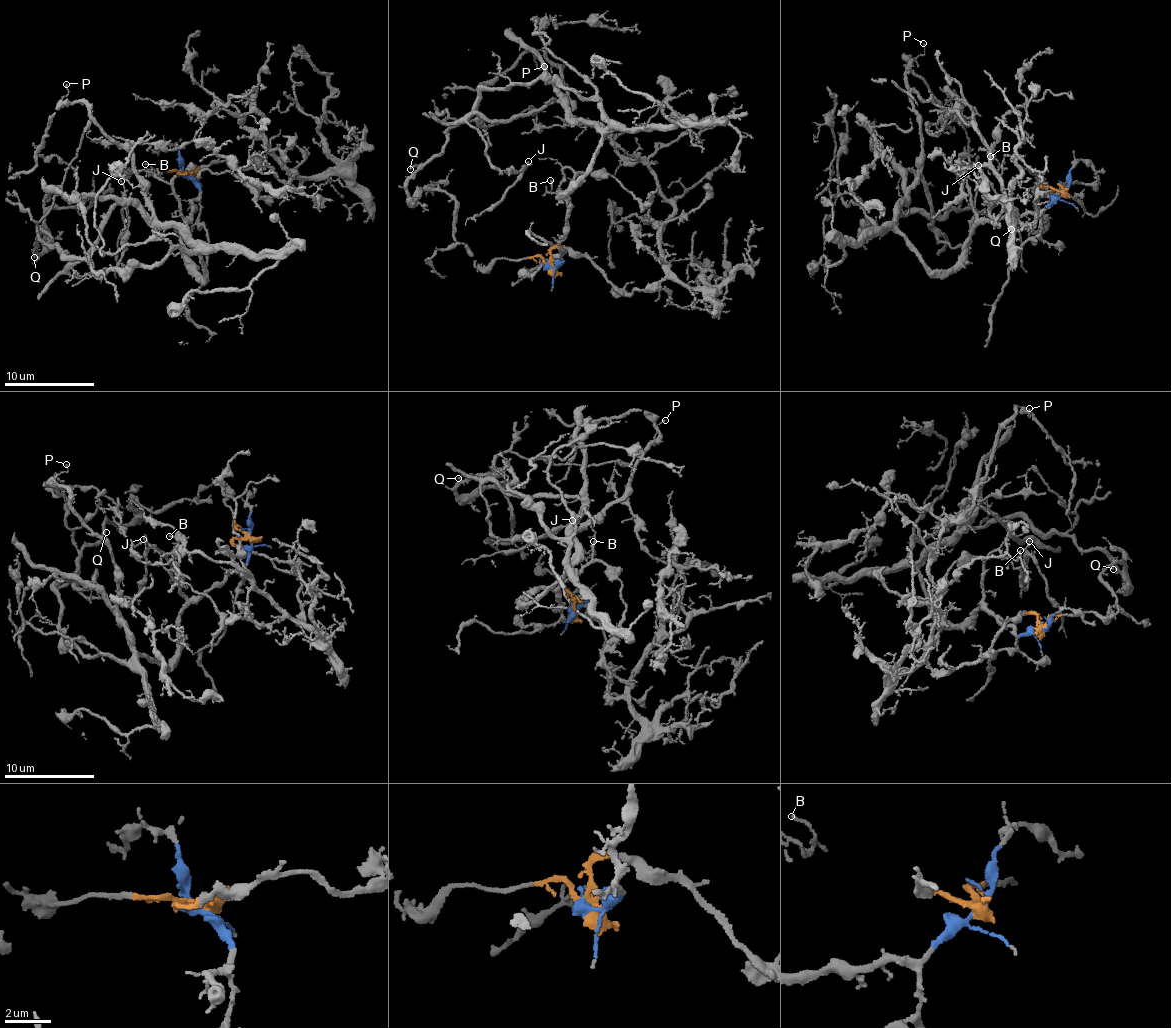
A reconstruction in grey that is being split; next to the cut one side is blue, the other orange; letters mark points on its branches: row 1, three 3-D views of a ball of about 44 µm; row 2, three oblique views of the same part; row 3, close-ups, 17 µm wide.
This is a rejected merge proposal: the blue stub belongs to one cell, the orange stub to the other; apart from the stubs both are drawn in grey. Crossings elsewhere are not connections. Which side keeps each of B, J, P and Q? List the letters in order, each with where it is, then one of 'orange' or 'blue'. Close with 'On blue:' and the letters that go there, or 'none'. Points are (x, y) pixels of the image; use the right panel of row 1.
B: at (990, 156); blue
J: at (978, 165); blue
P: at (923, 43); blue
Q: at (1011, 229); blue
On blue: B, J, P, Q

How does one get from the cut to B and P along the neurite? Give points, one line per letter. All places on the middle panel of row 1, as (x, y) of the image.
B: (549, 267), (560, 257), (576, 184), (571, 169), (562, 171), (555, 191), (550, 179)
P: (549, 267), (565, 235), (560, 194), (586, 176), (602, 136), (569, 119), (562, 69), (538, 57), (544, 66)

